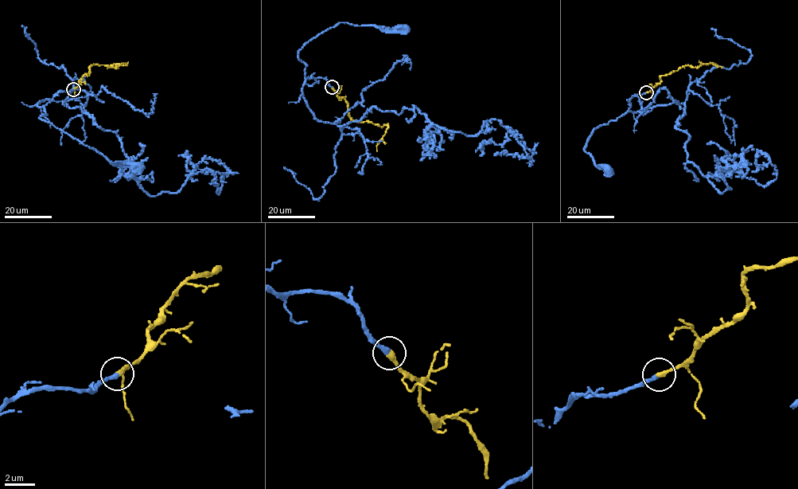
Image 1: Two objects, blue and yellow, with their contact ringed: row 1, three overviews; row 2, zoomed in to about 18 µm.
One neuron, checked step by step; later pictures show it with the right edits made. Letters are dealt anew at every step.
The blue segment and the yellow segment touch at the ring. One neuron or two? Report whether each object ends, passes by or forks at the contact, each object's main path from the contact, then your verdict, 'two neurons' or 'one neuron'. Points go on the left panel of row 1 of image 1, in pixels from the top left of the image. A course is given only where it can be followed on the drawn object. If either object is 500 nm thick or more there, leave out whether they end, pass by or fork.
blue ends there; yellow ends there; blue runs (73, 89), (60, 91), (45, 105), (46, 114), (39, 118), (96, 150), (112, 162), (134, 163), (137, 167); yellow runs (73, 89), (89, 72), (88, 68), (92, 64), (116, 67), (121, 64), (126, 64), (114, 64), (107, 68); one neuron

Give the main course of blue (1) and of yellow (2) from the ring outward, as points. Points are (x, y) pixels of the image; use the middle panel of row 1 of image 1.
1: (332, 88), (322, 77), (306, 79), (305, 76), (306, 66), (297, 52), (313, 38), (340, 22), (403, 30)
2: (332, 88), (339, 99), (343, 98), (347, 103), (352, 120), (382, 127), (386, 123), (388, 127), (376, 150)

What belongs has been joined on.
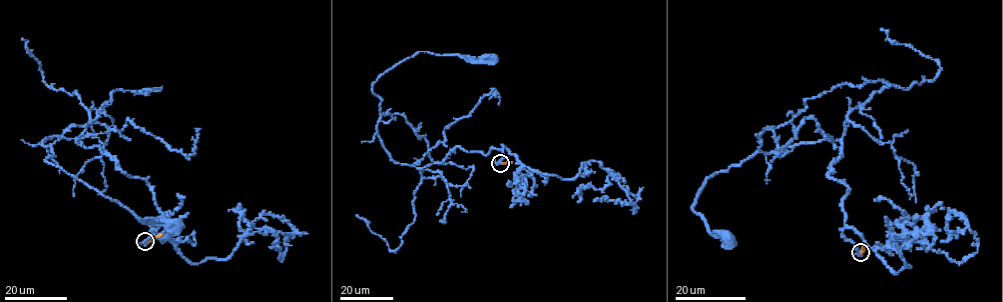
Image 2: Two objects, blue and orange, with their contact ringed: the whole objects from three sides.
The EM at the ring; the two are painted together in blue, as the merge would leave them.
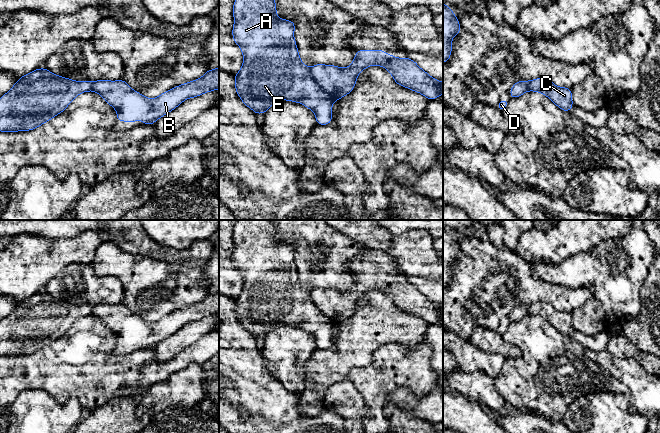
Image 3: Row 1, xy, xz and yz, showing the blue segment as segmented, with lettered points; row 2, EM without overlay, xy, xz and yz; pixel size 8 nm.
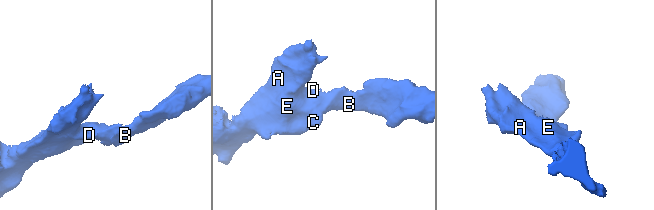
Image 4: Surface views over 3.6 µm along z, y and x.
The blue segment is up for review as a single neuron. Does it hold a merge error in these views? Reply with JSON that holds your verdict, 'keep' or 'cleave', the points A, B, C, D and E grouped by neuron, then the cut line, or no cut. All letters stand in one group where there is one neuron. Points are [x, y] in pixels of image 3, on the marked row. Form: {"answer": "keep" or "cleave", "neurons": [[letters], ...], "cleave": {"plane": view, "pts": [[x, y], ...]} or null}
{"answer": "cleave", "neurons": [["A", "C", "D", "E"], ["B"]], "cleave": {"plane": "xz", "pts": [[310, 69], [312, 78], [334, 100]]}}

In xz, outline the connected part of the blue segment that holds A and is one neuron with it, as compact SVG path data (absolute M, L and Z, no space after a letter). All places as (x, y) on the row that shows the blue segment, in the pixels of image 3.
M235 0L233 4L233 16L234 16L234 26L232 29L233 41L240 47L241 53L244 56L244 62L239 72L234 75L235 78L235 88L236 93L242 100L245 106L251 108L256 115L265 112L278 100L287 100L297 103L302 103L305 107L312 110L315 113L315 119L318 125L328 125L331 123L332 119L332 104L334 103L334 99L332 96L327 93L324 89L322 89L316 81L311 76L311 69L303 64L300 60L299 52L297 49L297 44L294 39L294 30L295 30L295 22L280 19L276 14L276 1L275 0Z

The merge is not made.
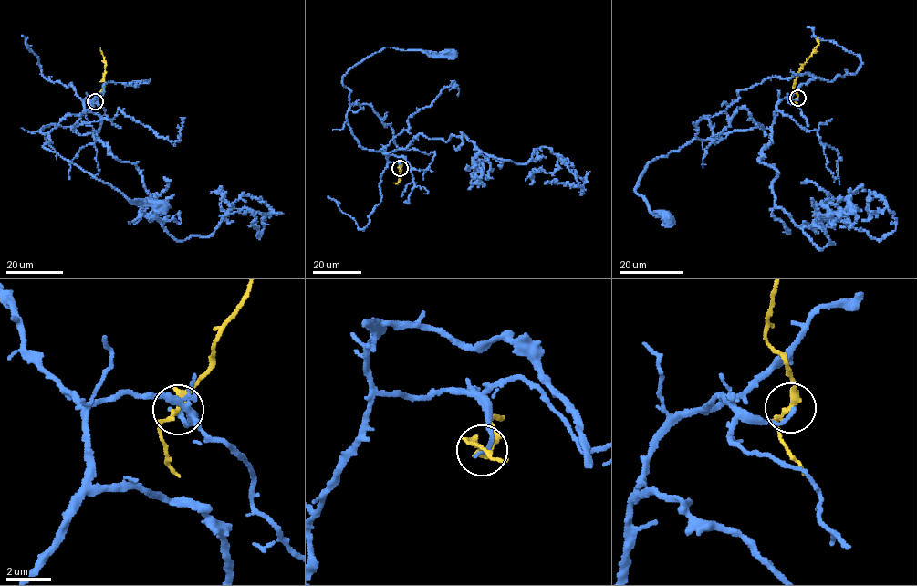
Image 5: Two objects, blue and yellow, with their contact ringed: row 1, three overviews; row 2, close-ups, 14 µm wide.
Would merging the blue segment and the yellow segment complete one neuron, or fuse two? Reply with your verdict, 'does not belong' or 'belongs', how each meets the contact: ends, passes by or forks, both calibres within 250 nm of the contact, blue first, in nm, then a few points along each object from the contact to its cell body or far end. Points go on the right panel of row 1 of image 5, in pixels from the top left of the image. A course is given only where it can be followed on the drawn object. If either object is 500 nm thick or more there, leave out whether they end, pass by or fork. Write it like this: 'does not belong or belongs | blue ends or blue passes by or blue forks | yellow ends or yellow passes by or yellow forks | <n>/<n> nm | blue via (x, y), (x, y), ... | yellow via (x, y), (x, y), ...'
does not belong | blue ends | yellow passes by | 200/280 nm | blue via (797, 98), (778, 103), (769, 128), (693, 139), (651, 161), (634, 189), (651, 213), (669, 218) | yellow via (797, 98), (794, 86), (796, 78), (818, 45), (816, 36)

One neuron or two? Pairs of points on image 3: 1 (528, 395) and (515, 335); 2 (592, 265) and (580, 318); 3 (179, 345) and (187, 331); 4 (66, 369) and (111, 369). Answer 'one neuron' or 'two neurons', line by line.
1: one neuron
2: one neuron
3: one neuron
4: one neuron

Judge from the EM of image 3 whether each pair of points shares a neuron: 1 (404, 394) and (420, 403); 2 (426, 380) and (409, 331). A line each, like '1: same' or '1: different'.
1: same
2: different

